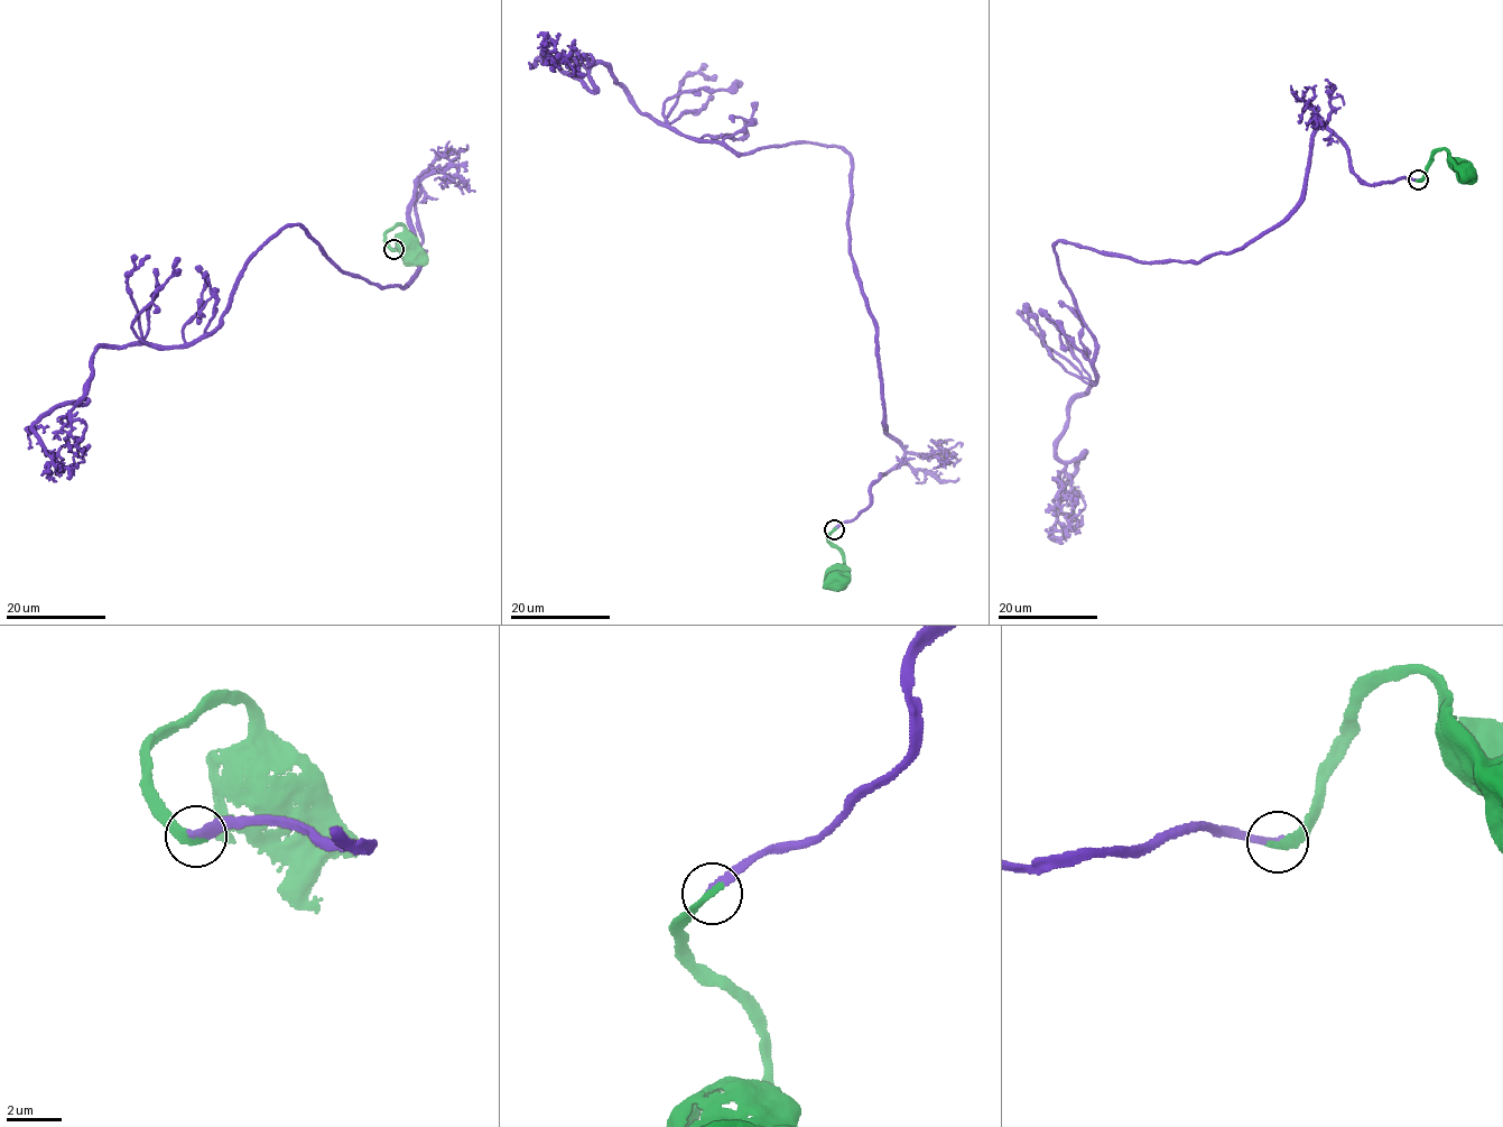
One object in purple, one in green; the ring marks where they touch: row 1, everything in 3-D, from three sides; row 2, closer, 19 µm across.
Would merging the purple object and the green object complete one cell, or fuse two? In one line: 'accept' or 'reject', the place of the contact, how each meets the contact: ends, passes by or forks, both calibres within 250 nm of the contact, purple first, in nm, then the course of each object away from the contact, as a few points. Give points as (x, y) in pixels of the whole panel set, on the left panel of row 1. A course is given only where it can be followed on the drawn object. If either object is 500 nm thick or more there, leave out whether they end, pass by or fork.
accept; at (393, 249); purple ends there; green ends there; 320 nm thick on the purple side, 320 nm on the other; purple runs (393, 249), (426, 251), (418, 183), (402, 287), (297, 224), (206, 333), (103, 344), (34, 426), (76, 458); green runs (395, 249), (386, 233), (400, 223), (416, 240), (414, 253)

